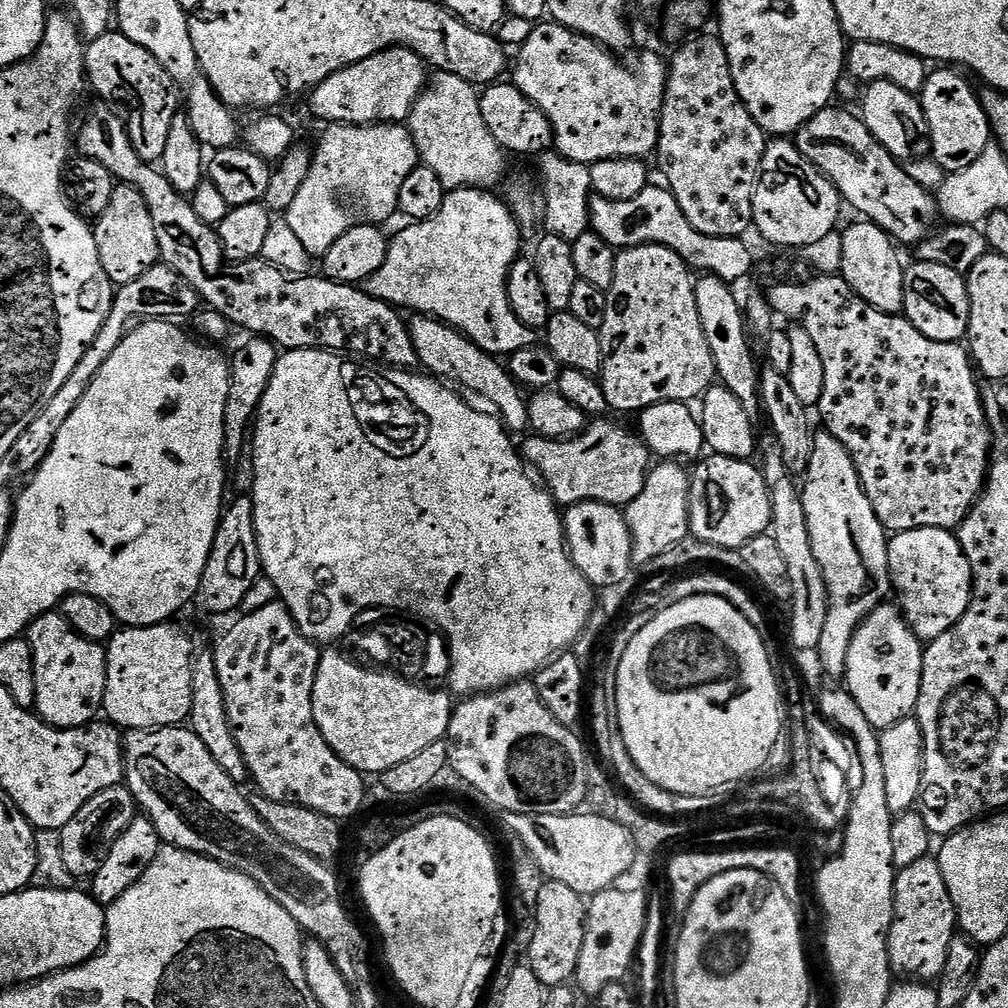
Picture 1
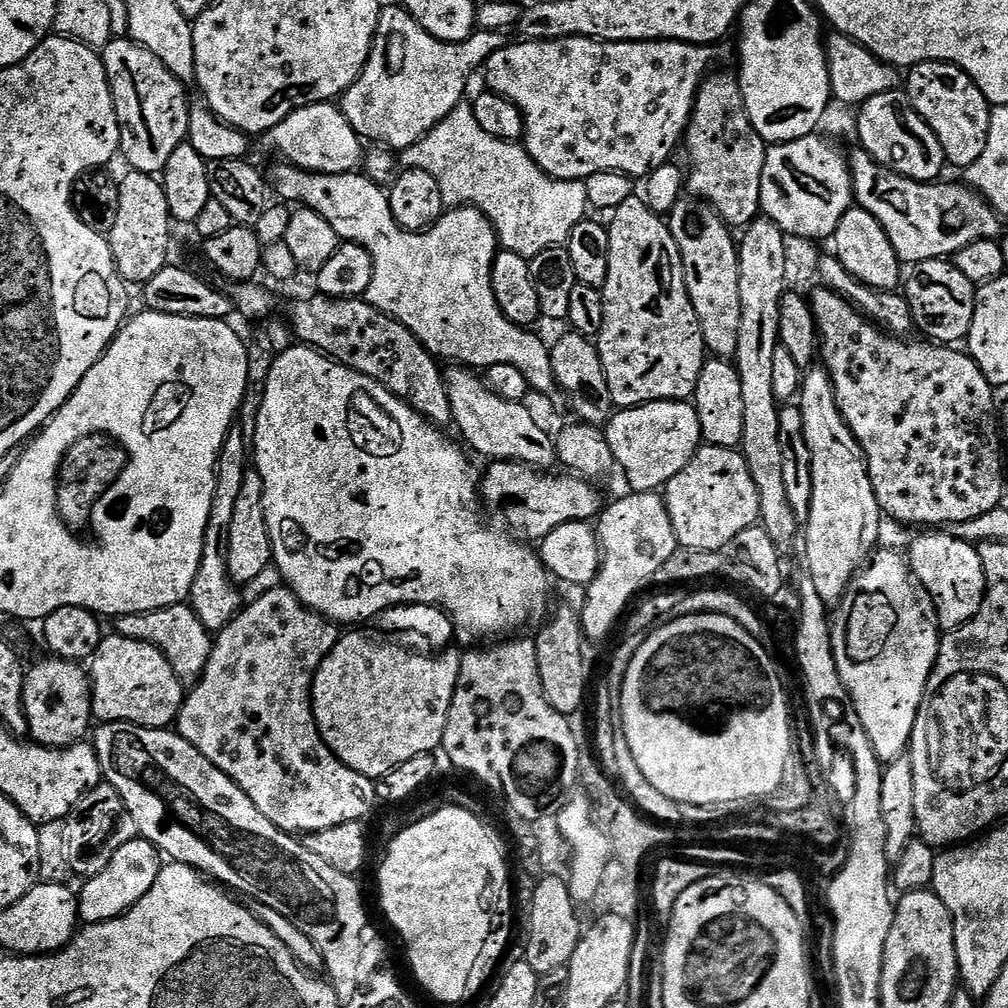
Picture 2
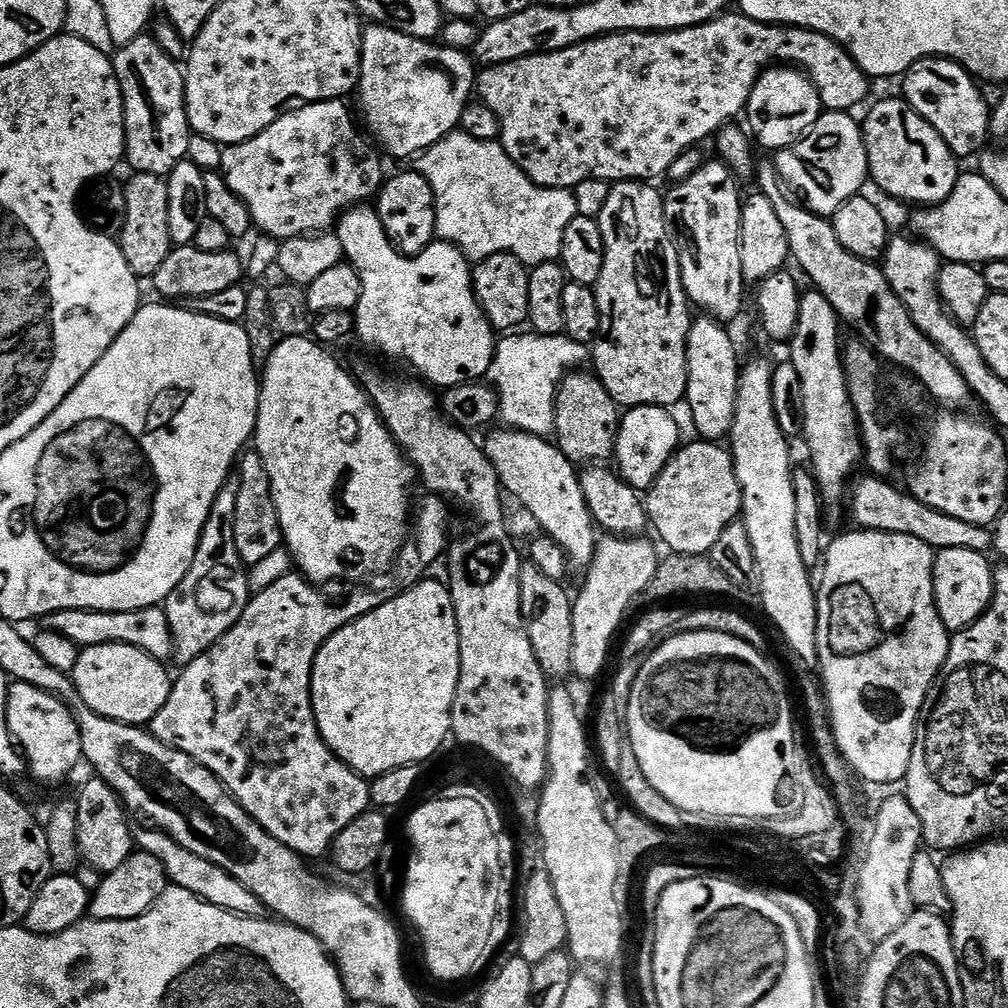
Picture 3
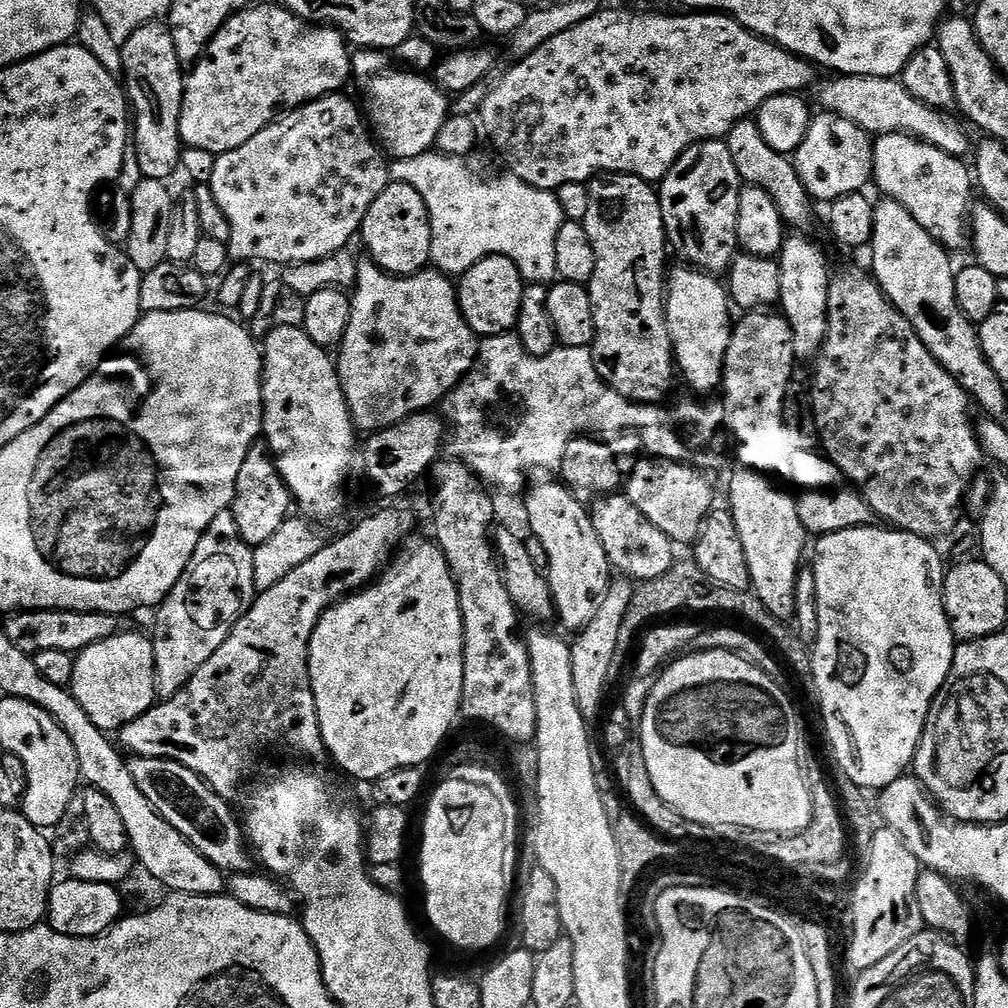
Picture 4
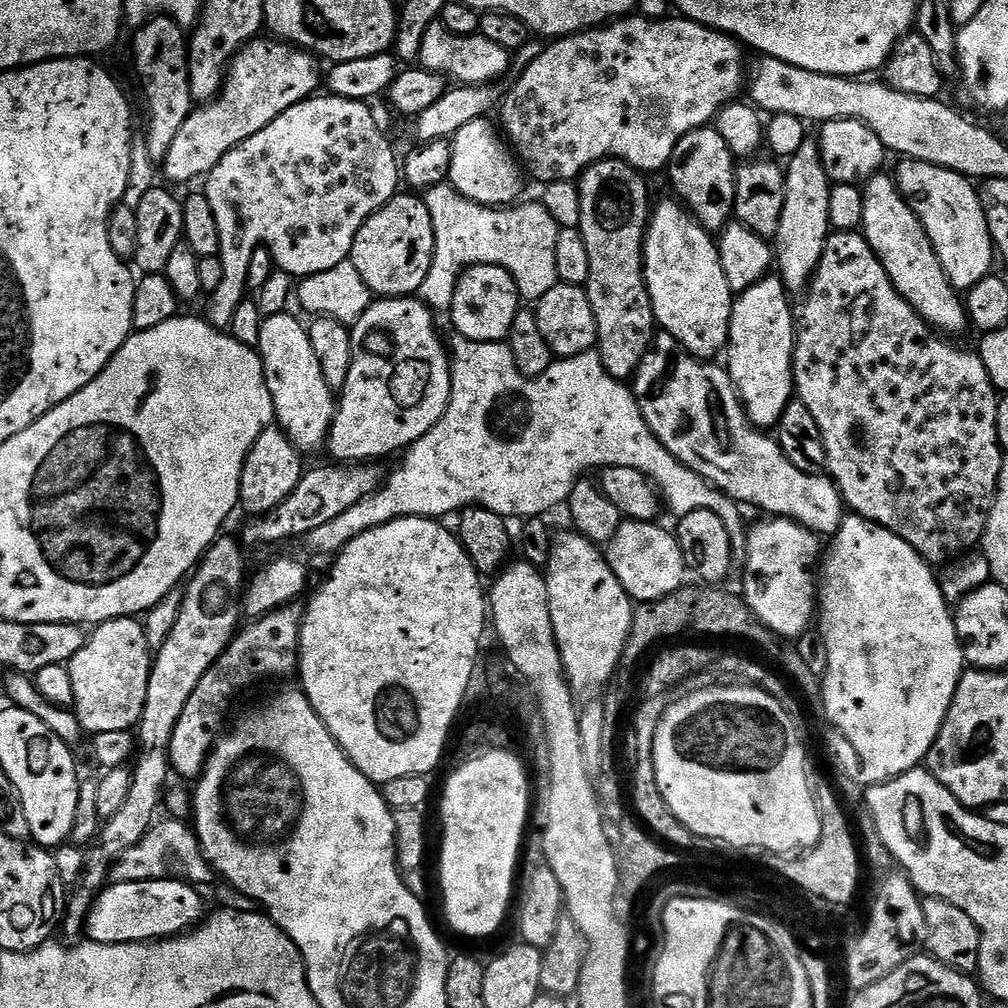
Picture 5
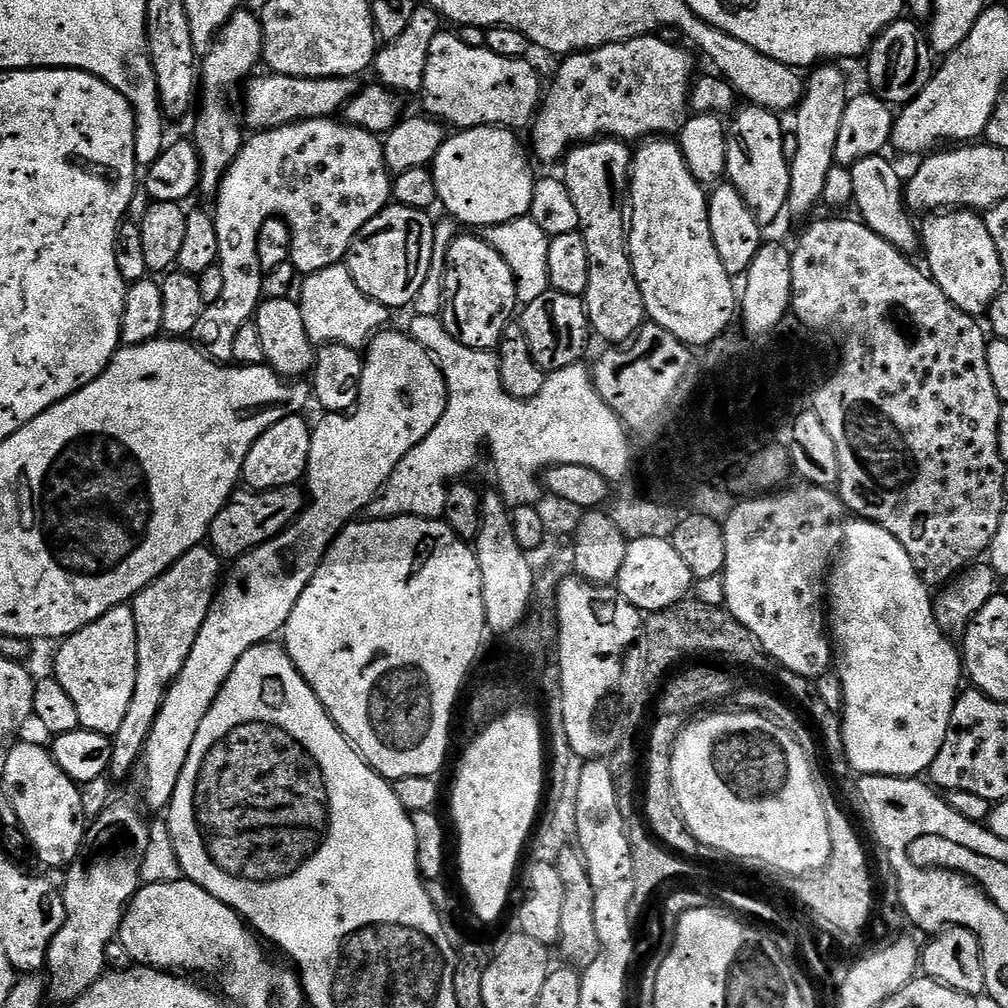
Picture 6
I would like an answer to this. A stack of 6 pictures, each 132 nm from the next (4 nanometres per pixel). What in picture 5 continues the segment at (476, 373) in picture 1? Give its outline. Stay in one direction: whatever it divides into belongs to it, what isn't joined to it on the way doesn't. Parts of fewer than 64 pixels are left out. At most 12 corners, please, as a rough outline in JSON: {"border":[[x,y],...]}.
{"border":[[575,530],[546,565],[550,618],[577,697],[607,689],[634,602]]}

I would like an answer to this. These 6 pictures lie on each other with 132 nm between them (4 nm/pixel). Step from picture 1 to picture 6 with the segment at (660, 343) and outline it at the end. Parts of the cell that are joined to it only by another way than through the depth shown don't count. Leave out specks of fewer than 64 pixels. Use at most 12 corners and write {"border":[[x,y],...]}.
{"border":[[625,141],[581,142],[562,161],[590,254],[584,308],[619,346],[646,323],[616,184]]}

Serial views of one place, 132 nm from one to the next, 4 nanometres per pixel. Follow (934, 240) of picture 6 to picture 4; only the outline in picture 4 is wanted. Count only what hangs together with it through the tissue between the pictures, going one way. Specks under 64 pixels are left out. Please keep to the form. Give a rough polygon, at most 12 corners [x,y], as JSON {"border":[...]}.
{"border":[[904,132],[877,135],[874,184],[949,253],[970,244],[974,176]]}

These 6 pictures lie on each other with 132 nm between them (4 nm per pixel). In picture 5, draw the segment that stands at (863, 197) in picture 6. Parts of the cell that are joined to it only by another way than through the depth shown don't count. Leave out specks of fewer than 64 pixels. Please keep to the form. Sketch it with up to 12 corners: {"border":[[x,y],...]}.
{"border":[[891,175],[863,185],[862,235],[941,334],[969,327],[922,222]]}

